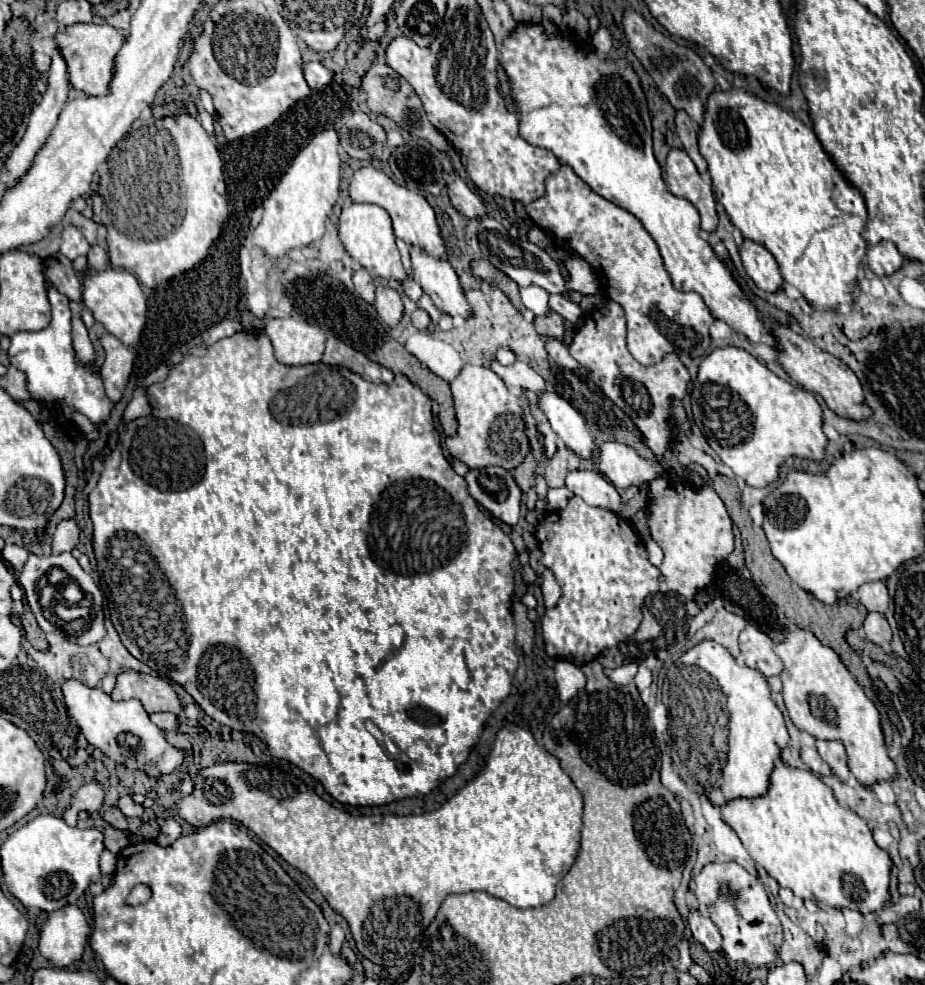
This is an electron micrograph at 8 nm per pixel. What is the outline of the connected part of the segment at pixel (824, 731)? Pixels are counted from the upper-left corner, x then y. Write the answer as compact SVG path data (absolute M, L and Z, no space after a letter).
M787 632L785 638L785 642L775 646L775 654L785 666L781 672L783 698L793 724L813 738L843 742L849 758L849 770L859 782L873 784L877 780L891 780L895 764L885 750L879 712L865 696L855 676L845 668L835 650L823 646L811 632Z

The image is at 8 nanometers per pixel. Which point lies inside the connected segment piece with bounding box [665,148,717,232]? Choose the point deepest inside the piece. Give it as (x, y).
(683, 180)

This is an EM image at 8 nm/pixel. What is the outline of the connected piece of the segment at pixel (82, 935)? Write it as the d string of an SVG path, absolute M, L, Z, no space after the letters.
M63 906L49 914L41 938L39 952L57 968L65 968L79 960L89 936L89 924L77 906Z

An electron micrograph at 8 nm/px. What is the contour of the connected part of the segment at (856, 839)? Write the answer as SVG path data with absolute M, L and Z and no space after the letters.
M779 764L773 768L771 772L771 782L769 782L769 790L763 794L763 796L757 796L757 798L735 798L735 800L729 800L721 806L721 814L723 814L723 820L729 824L729 828L739 836L739 840L743 842L743 846L747 848L747 852L751 854L751 858L755 862L759 862L769 876L773 876L779 886L783 888L789 888L793 890L795 896L803 898L803 900L811 900L811 902L817 902L817 904L825 904L825 906L835 906L835 908L851 908L851 910L857 910L857 912L877 912L885 906L887 898L889 898L889 872L891 872L891 858L887 856L885 850L881 850L875 842L873 842L873 836L871 836L871 830L867 826L867 822L863 818L859 818L855 812L851 812L849 808L843 808L835 796L833 796L833 790L819 778L815 776L813 772L809 770L801 770L801 768L791 768L787 764Z

